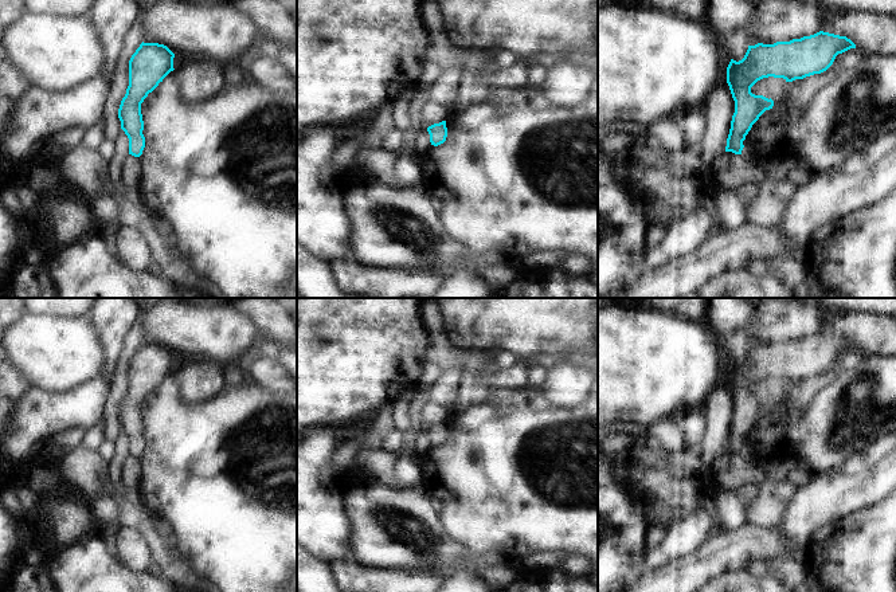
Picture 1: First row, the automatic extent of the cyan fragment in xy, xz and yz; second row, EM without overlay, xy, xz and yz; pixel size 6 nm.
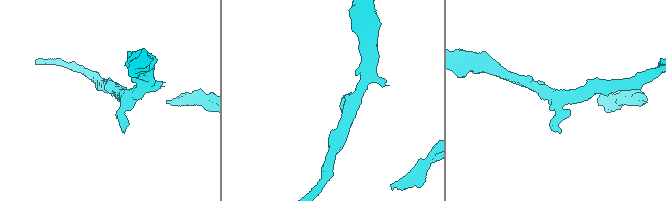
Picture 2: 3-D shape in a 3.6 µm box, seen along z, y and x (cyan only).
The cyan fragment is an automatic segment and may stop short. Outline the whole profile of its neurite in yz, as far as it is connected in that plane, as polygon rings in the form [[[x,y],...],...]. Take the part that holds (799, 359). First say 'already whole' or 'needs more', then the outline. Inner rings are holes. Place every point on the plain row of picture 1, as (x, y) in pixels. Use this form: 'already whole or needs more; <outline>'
already whole; [[[819,332],[790,342],[748,346],[742,361],[731,360],[727,384],[735,401],[735,413],[725,452],[742,455],[743,442],[752,426],[774,407],[771,399],[751,393],[758,381],[774,377],[793,383],[821,375],[833,365],[838,354],[850,349],[856,349],[856,345],[846,337]]]

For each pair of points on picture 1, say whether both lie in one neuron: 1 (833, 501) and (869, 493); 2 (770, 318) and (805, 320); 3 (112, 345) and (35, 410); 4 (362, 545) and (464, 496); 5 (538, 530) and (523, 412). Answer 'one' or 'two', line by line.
1: one
2: one
3: one
4: two
5: one

